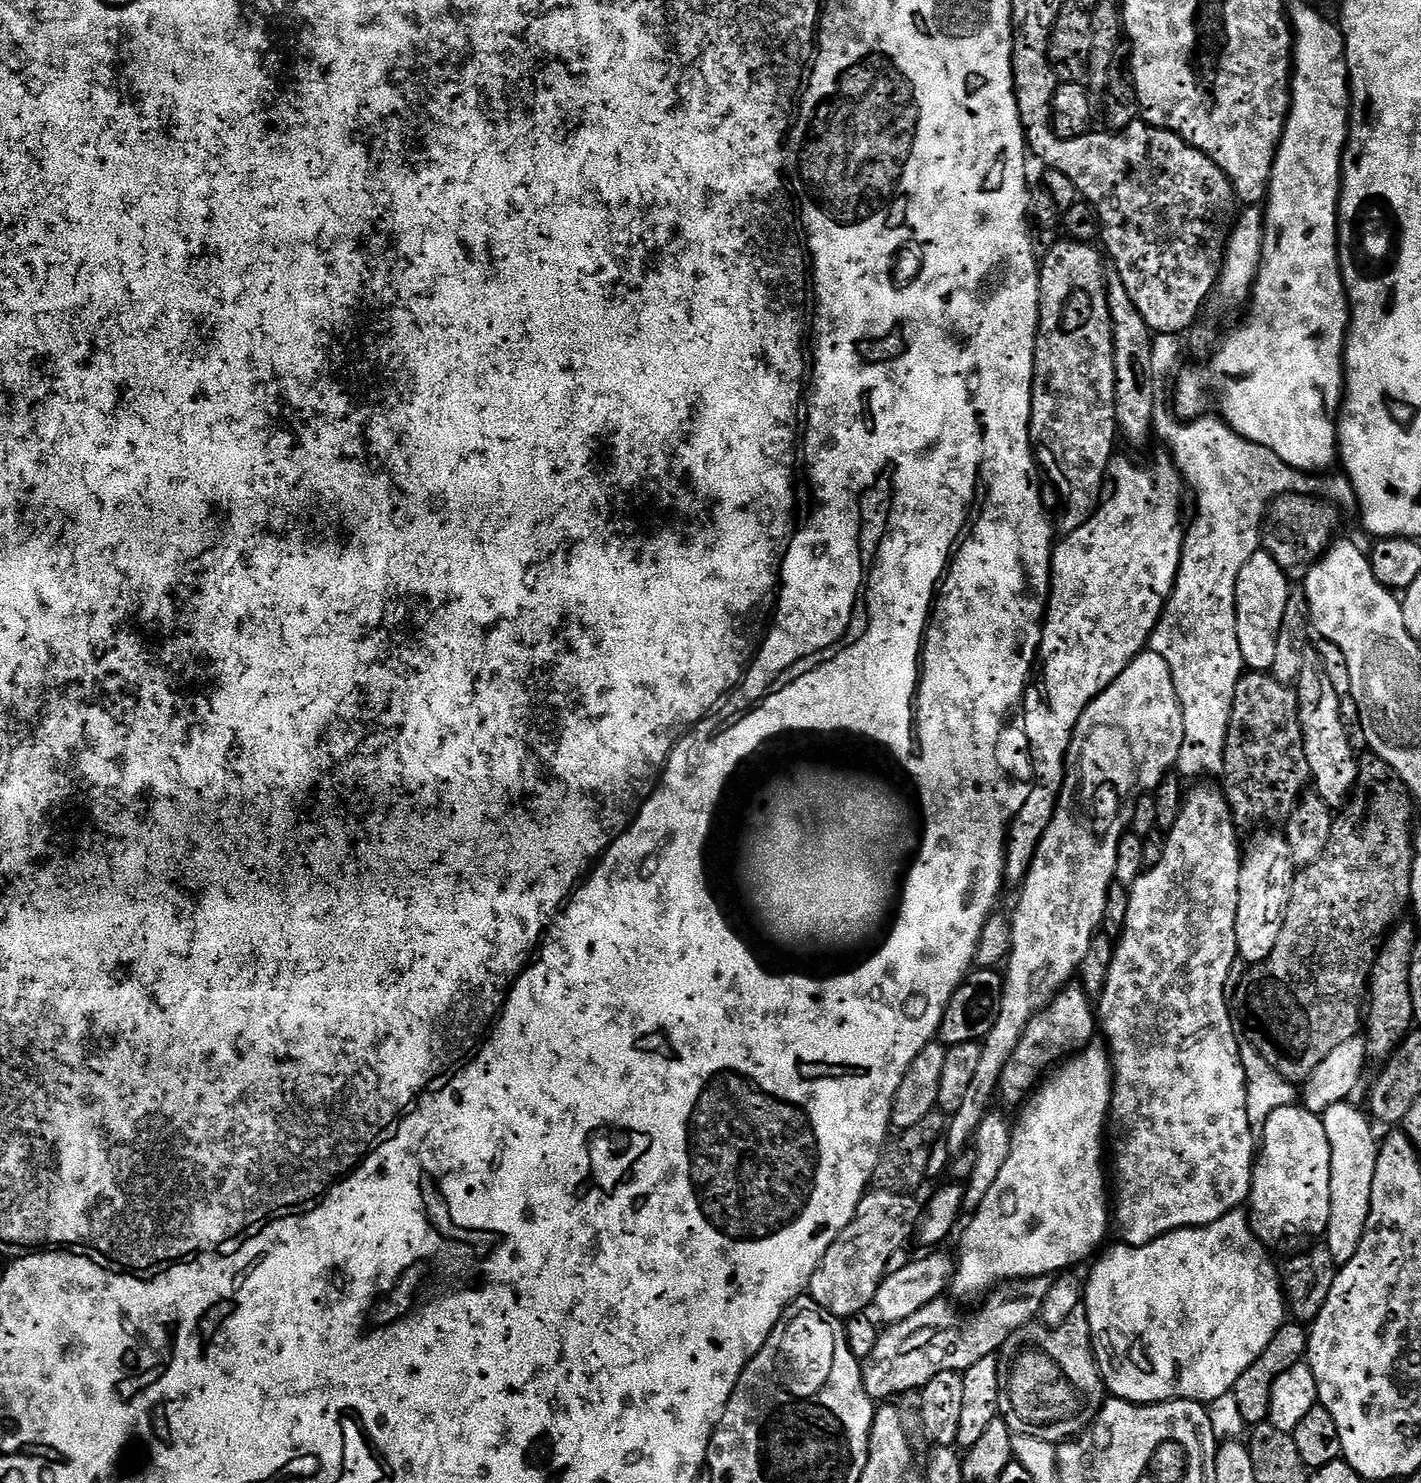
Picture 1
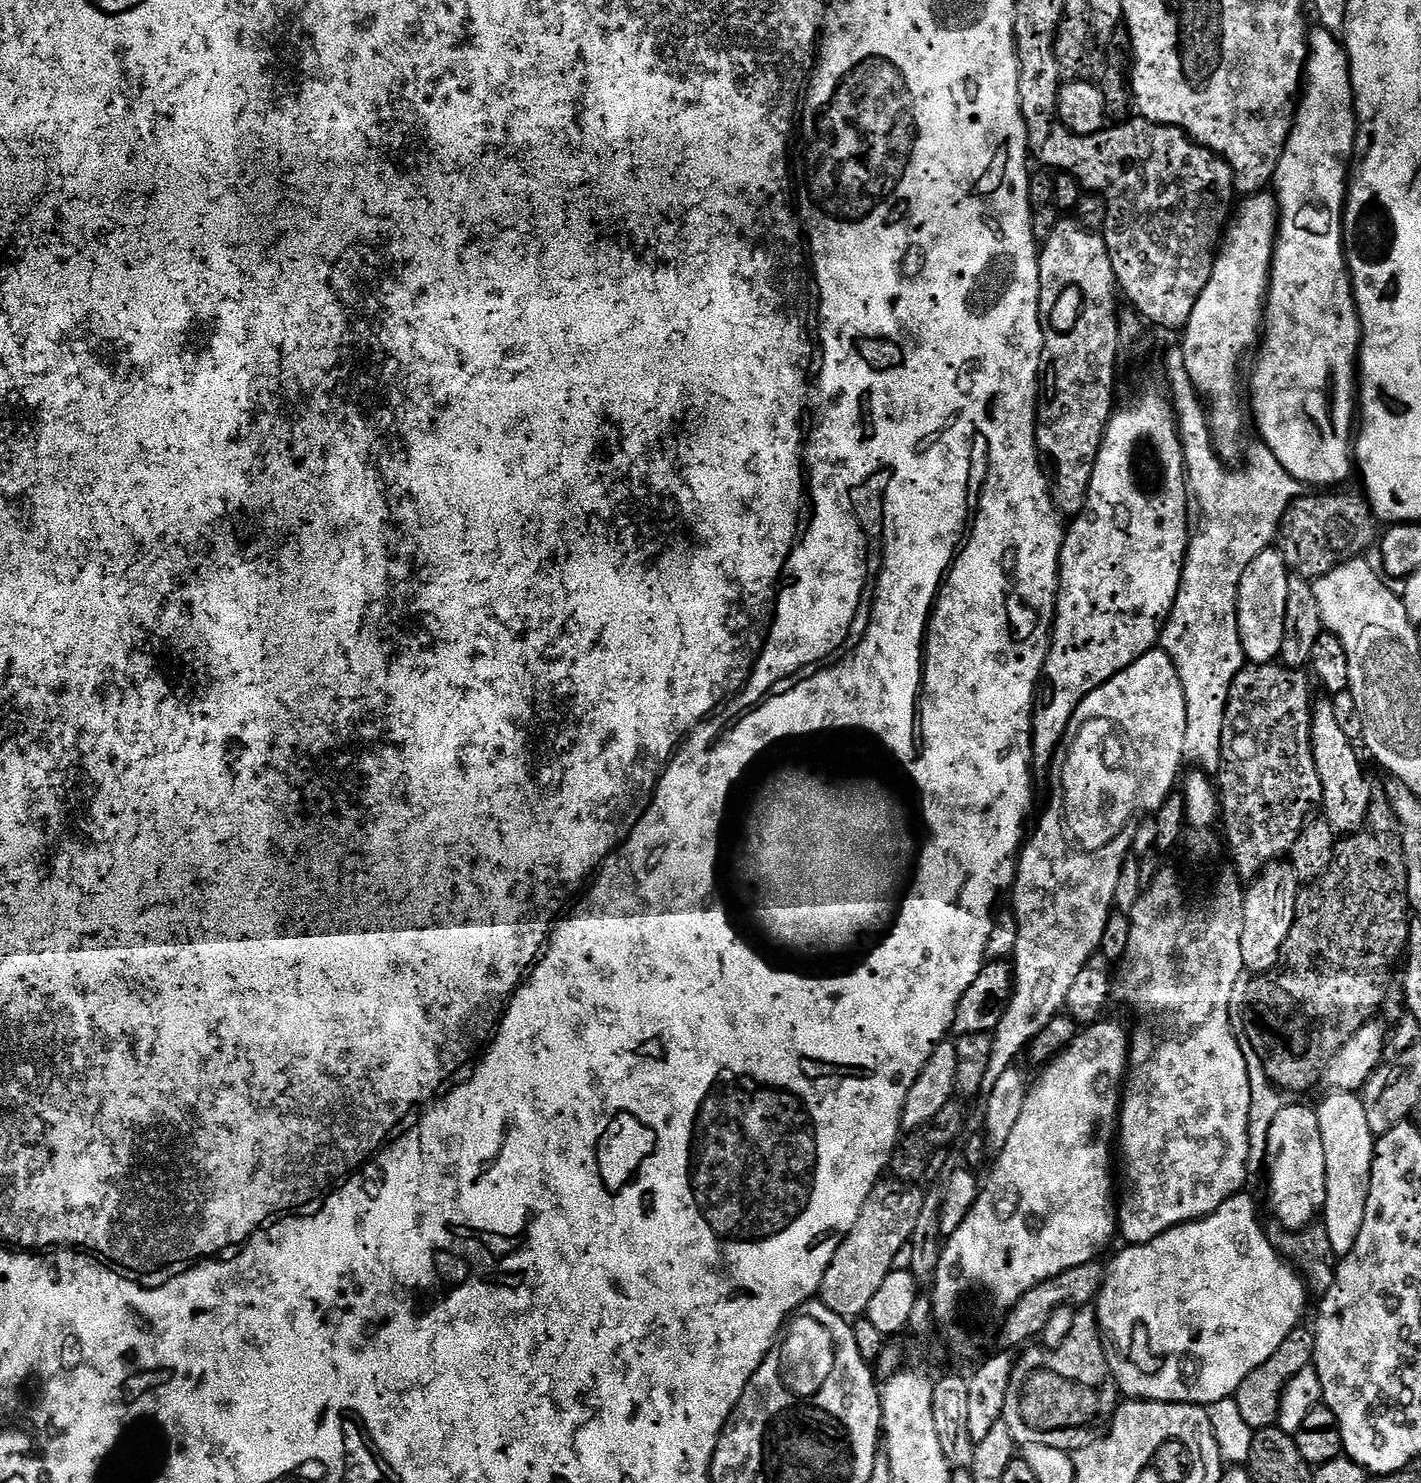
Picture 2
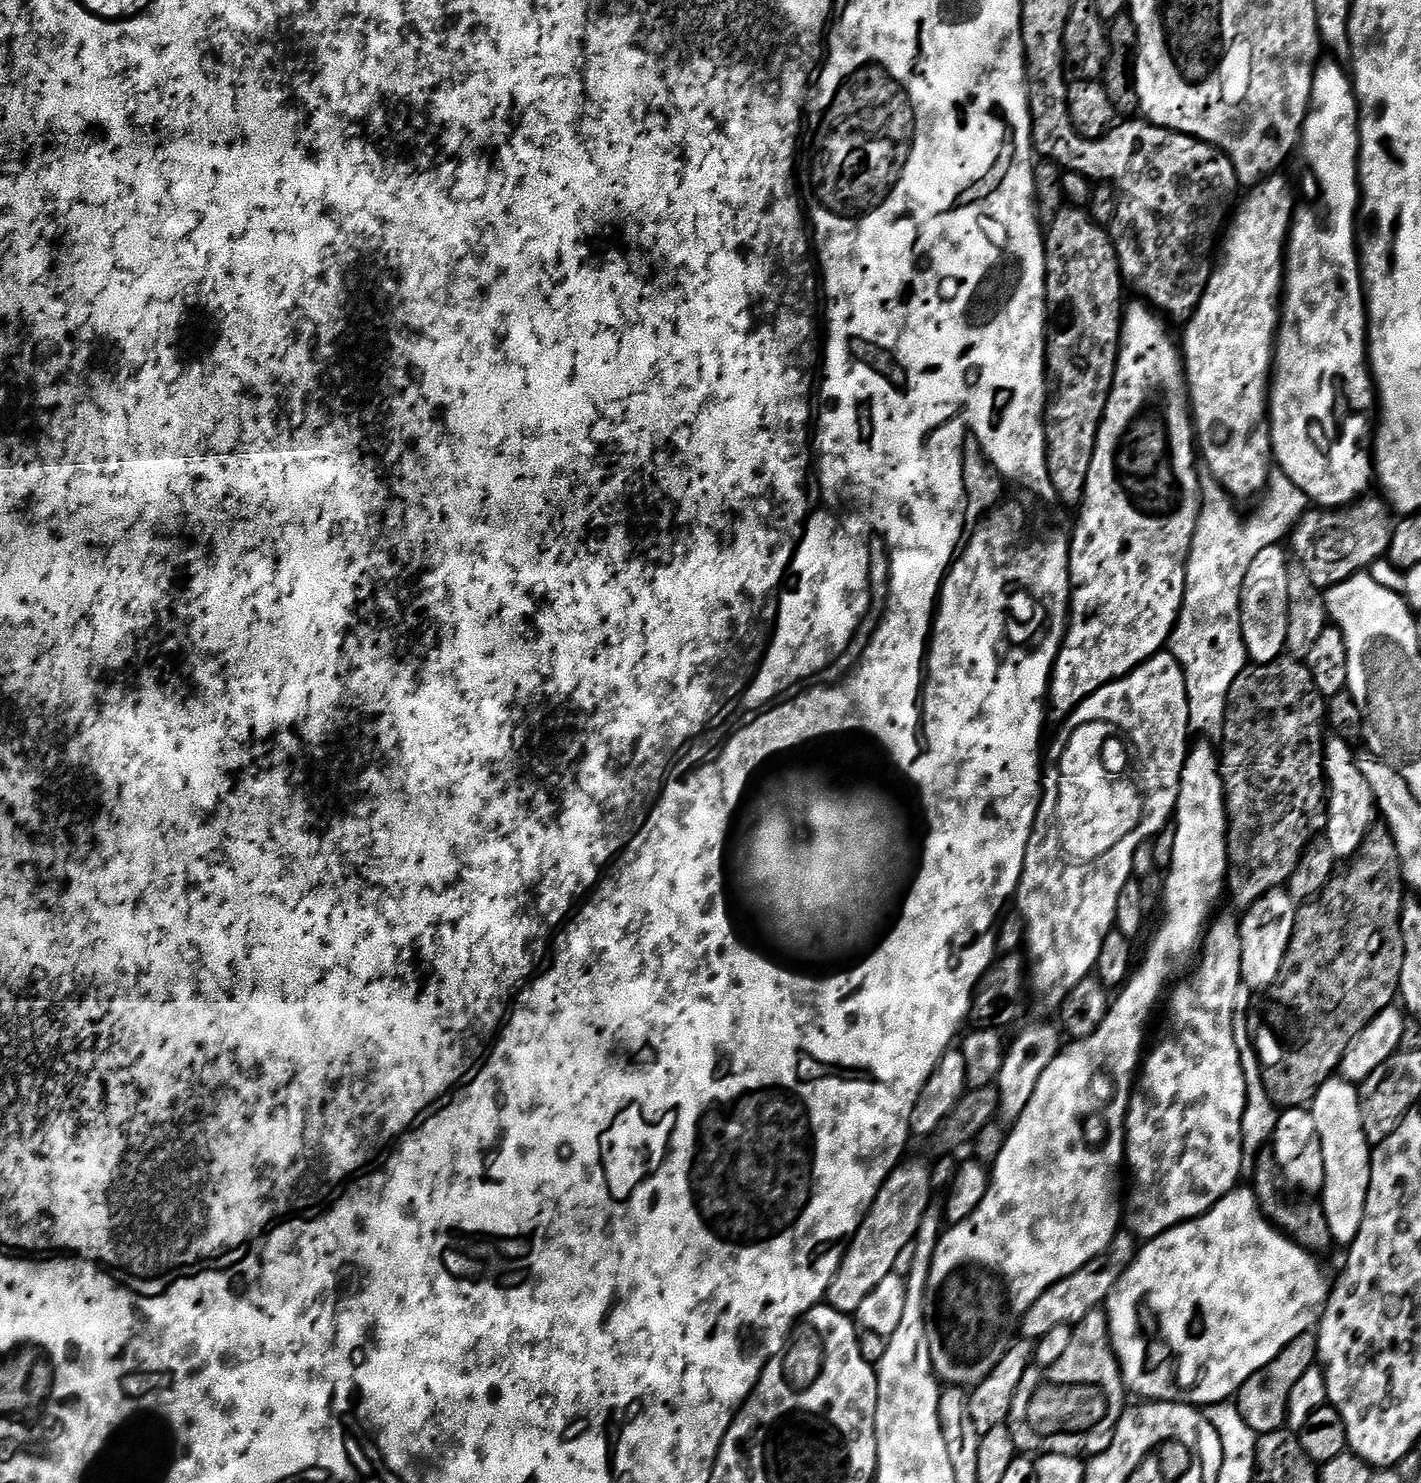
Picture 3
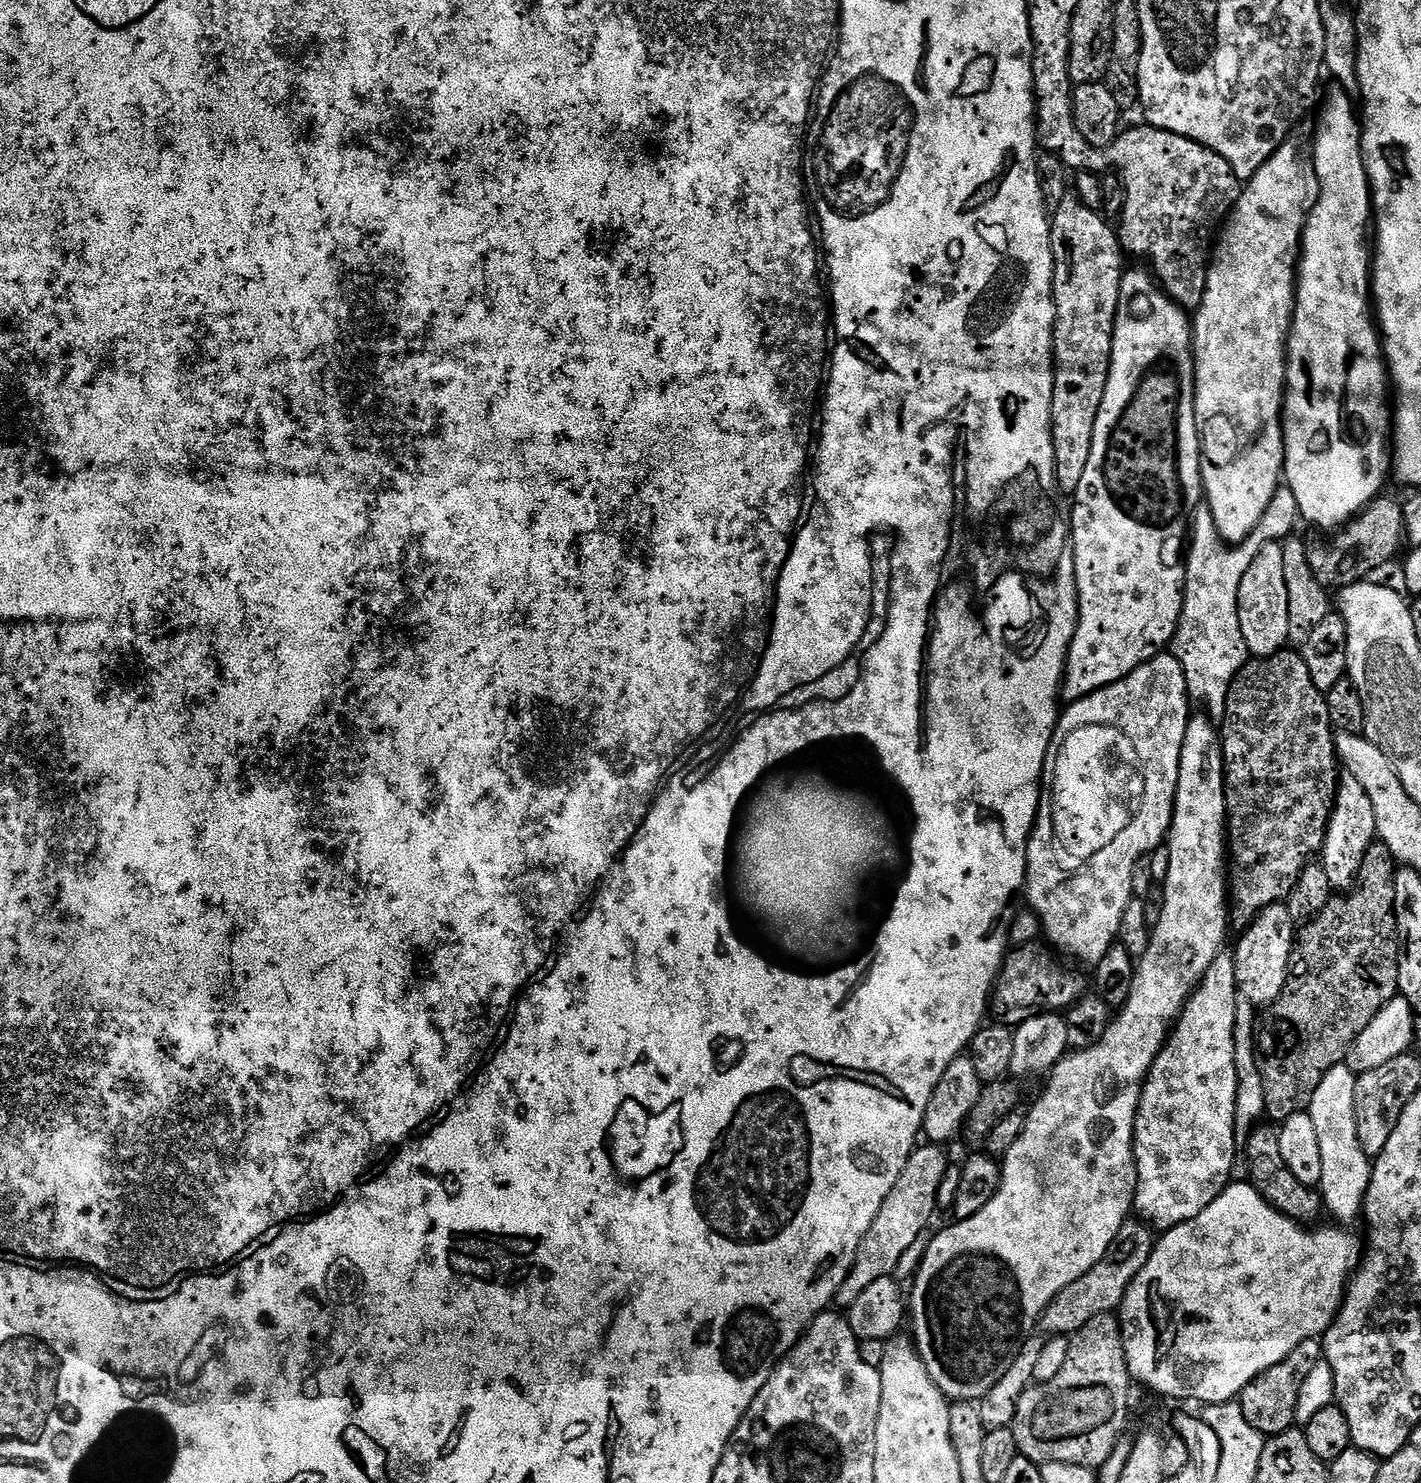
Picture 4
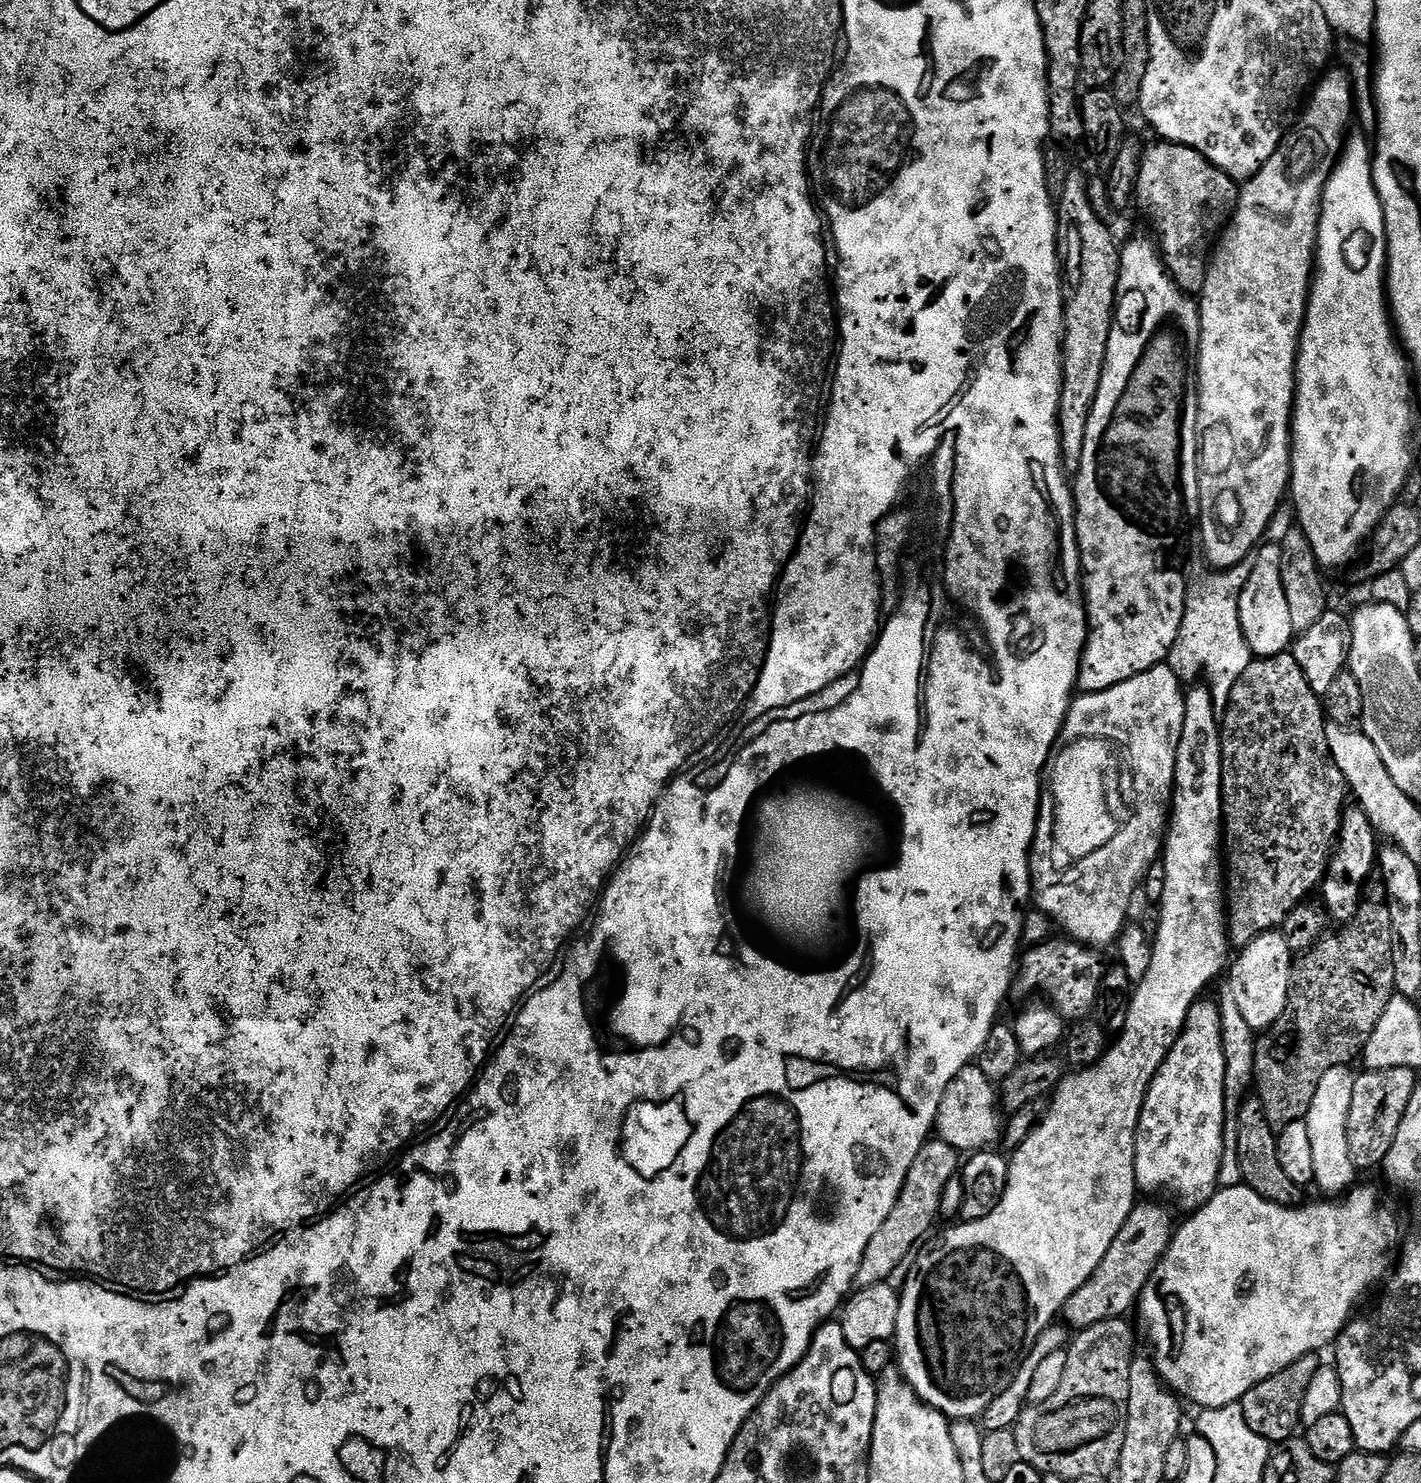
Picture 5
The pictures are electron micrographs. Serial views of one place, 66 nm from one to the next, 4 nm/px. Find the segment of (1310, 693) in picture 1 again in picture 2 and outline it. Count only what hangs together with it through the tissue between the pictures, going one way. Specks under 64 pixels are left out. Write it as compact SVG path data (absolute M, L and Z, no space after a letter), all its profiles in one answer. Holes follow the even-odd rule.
M1331 699L1315 705L1312 710L1312 749L1314 766L1318 766L1318 778L1322 782L1322 816L1338 834L1351 834L1361 831L1368 817L1368 808L1374 799L1372 788L1364 777L1364 768L1360 765L1357 745L1346 738L1346 734L1334 722L1334 706Z

